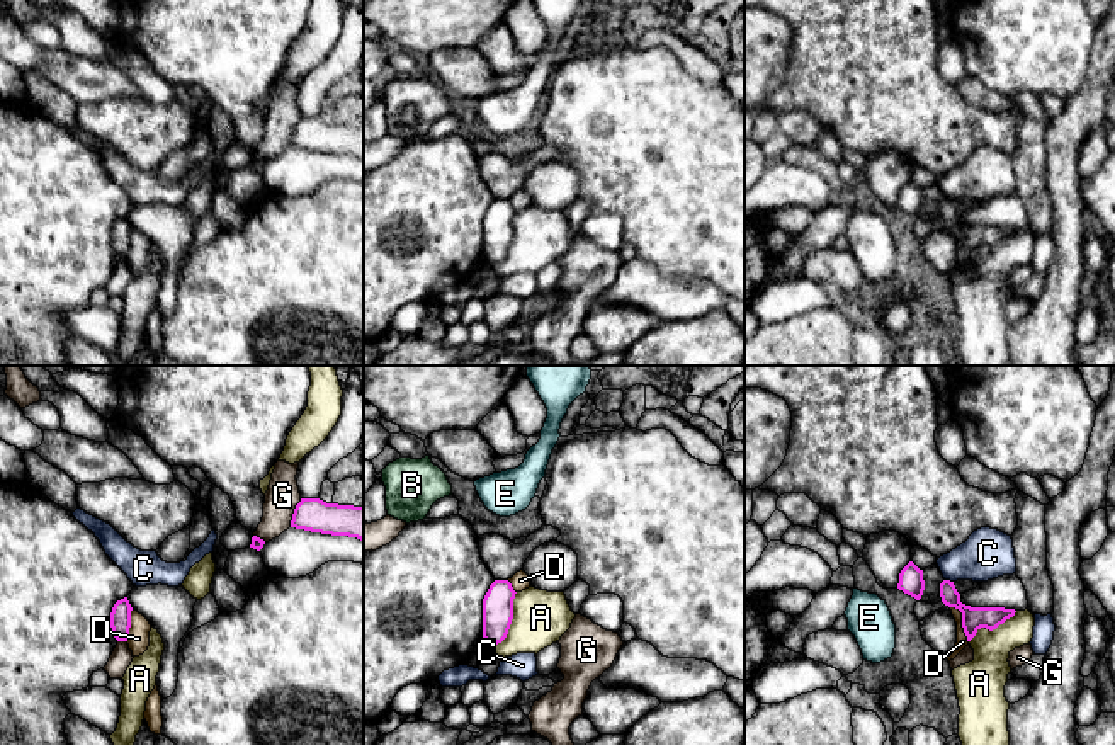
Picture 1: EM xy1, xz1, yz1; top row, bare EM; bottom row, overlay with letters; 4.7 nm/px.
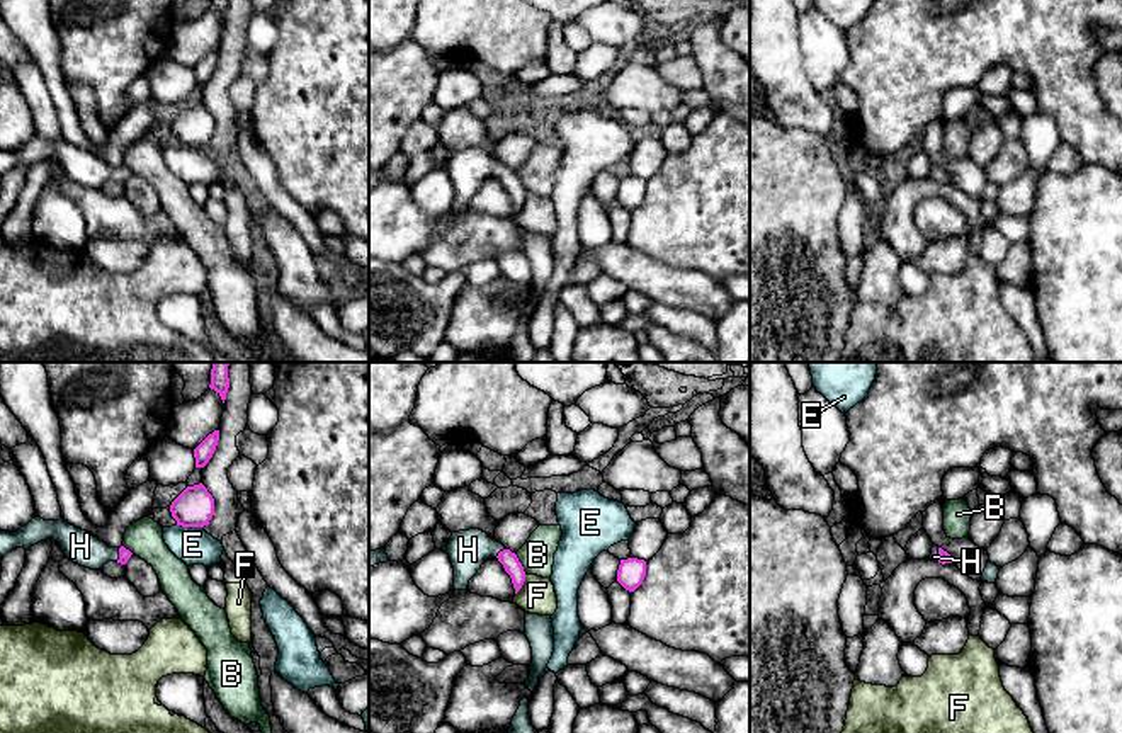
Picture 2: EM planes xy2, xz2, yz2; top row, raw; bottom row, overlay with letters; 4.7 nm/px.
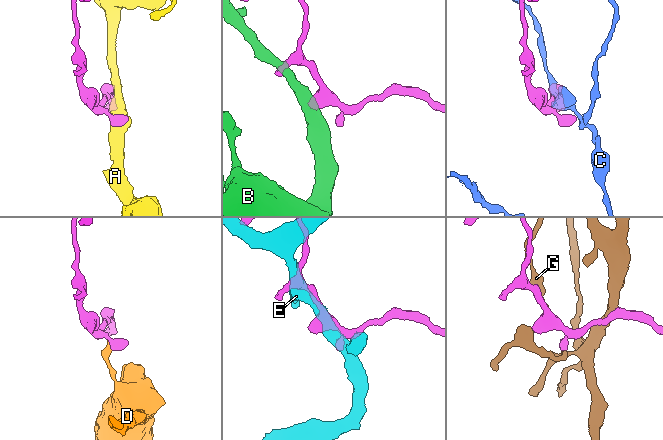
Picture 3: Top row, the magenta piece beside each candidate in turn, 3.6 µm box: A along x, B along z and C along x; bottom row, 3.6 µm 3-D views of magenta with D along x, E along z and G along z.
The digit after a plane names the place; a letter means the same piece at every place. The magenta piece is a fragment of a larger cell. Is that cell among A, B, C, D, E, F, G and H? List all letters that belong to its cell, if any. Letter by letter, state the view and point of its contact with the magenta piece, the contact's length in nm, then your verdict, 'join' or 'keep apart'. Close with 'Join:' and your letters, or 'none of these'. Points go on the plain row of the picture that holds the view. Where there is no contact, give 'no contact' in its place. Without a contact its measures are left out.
A: xz1 (510, 240) | 280 nm | keep apart
B: xz2 (521, 182) | 110 nm | keep apart
C: yz1 (949, 199) | 40 nm | keep apart
D: yz1 (962, 242) | 190 nm | keep apart
E: xy2 (191, 145) | 130 nm | keep apart
F: xz2 (522, 203) | 120 nm | keep apart
G: xy1 (294, 131) | 150 nm | join
H: xy2 (119, 174) | 70 nm | keep apart
Join: G

